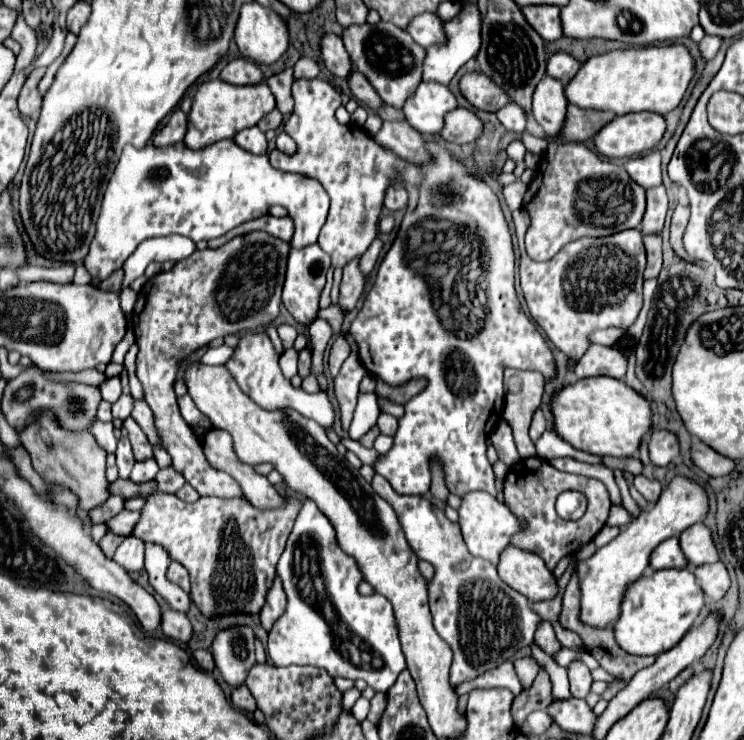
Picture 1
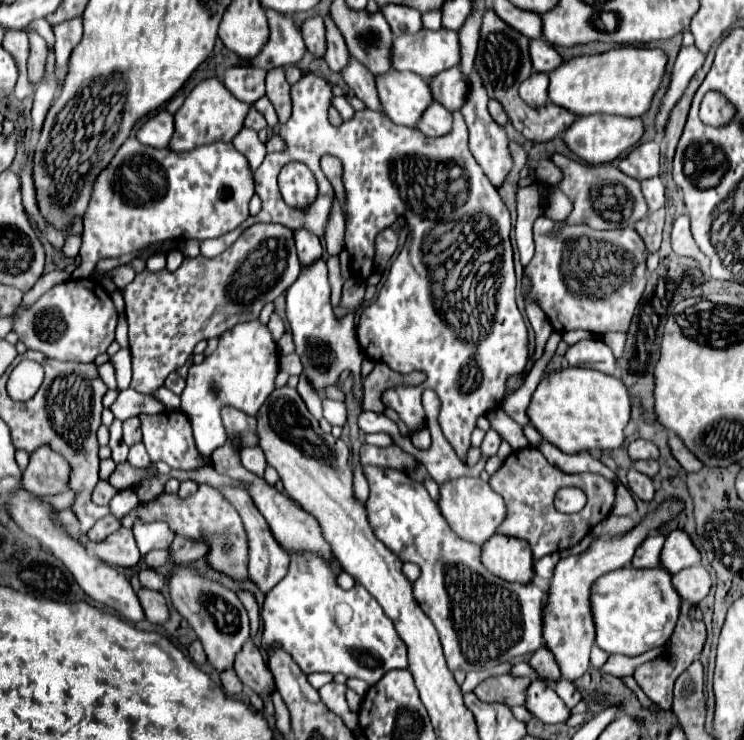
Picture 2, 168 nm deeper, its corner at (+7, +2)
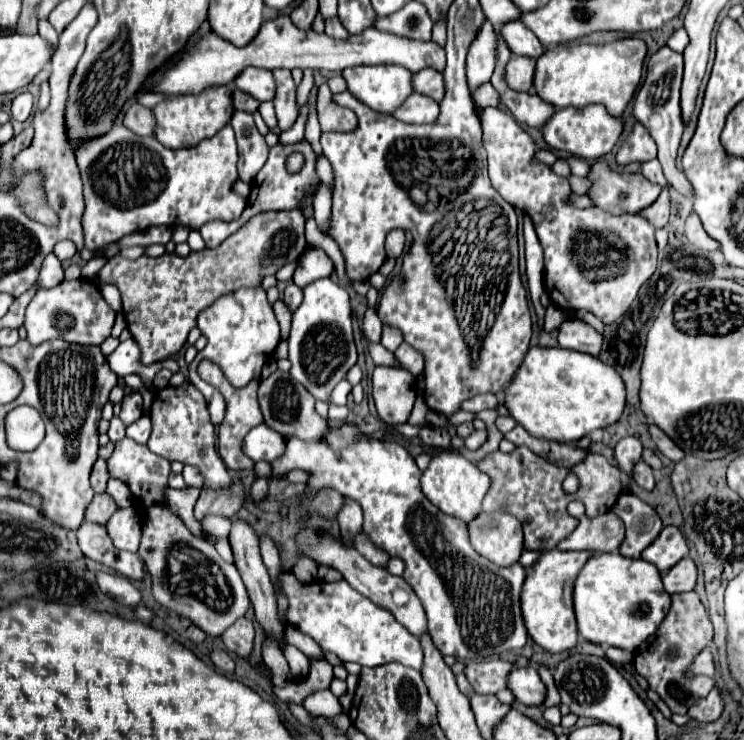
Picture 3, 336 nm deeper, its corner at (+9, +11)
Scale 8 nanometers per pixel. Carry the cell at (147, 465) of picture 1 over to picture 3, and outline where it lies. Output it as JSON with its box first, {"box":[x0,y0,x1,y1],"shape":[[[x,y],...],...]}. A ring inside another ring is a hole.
{"box":[127,415,151,445],"shape":[[[143,415],[139,421],[135,421],[133,425],[127,427],[127,437],[131,437],[133,441],[145,445],[147,439],[151,435],[151,419],[147,415]]]}

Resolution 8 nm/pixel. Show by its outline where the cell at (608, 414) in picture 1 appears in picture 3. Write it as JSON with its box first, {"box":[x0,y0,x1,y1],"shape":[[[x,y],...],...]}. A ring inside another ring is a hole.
{"box":[505,347,625,443],"shape":[[[531,347],[523,365],[505,389],[511,417],[533,437],[559,443],[577,443],[595,429],[613,425],[625,409],[625,385],[615,369],[587,353],[561,347]]]}

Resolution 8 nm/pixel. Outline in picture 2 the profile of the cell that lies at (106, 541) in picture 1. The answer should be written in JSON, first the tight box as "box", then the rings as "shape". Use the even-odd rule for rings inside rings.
{"box":[87,516,121,540],"shape":[[[105,516],[105,518],[101,518],[101,520],[95,522],[95,526],[87,532],[87,536],[89,536],[91,540],[103,540],[103,538],[107,538],[109,534],[113,534],[119,526],[121,526],[121,522],[119,522],[115,516]]]}

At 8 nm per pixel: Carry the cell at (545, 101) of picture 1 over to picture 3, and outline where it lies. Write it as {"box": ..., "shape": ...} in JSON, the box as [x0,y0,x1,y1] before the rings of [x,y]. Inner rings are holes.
{"box":[505,57,535,91],"shape":[[[511,57],[505,69],[505,81],[515,91],[531,91],[535,77],[535,59],[531,57]]]}

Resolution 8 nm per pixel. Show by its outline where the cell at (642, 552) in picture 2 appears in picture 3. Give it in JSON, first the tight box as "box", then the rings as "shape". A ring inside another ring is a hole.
{"box":[613,495,663,559],"shape":[[[621,495],[613,507],[613,513],[623,519],[627,529],[623,547],[619,547],[621,555],[639,559],[643,549],[647,549],[663,529],[659,515],[635,495]]]}

